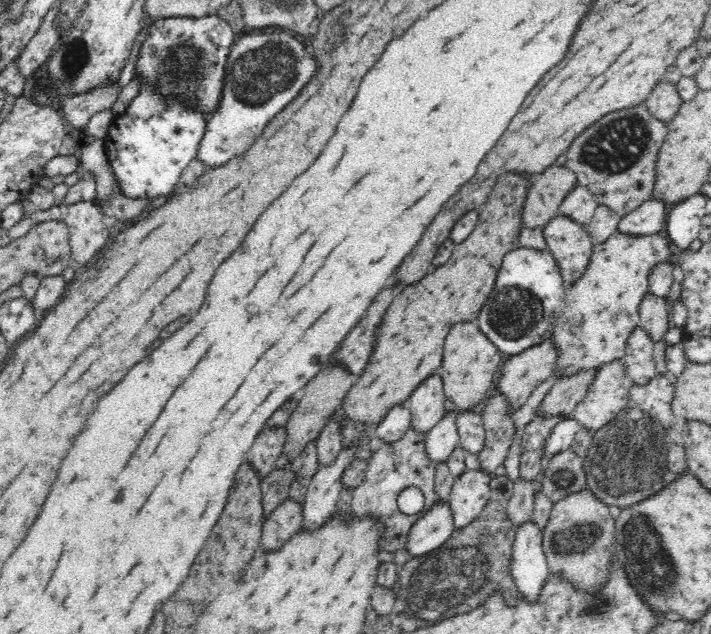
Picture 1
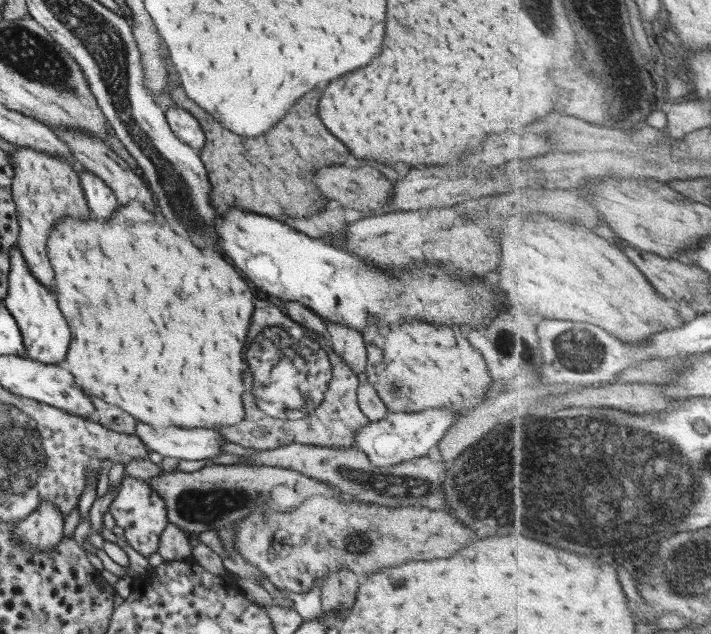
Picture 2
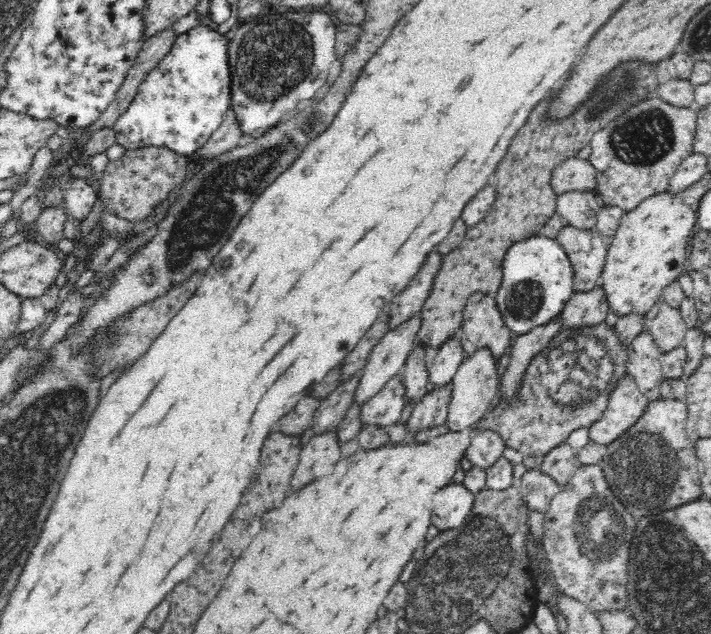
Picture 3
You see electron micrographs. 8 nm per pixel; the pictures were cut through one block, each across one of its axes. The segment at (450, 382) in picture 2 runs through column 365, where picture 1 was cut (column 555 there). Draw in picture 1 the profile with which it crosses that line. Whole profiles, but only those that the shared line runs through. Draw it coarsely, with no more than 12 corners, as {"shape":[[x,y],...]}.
{"shape":[[616,232],[565,289],[558,380],[622,359],[669,239]]}

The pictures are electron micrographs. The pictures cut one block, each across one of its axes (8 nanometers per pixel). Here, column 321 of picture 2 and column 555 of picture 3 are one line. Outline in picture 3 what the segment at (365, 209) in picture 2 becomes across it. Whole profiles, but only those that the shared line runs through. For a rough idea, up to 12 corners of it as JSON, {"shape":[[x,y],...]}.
{"shape":[[566,159],[553,168],[557,196],[595,187],[595,168],[585,159]]}

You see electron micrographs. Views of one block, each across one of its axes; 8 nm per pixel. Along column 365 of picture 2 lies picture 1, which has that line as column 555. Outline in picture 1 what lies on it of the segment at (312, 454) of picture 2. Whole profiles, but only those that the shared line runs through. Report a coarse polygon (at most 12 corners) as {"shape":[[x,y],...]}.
{"shape":[[572,447],[546,466],[540,491],[555,503],[586,488]]}

